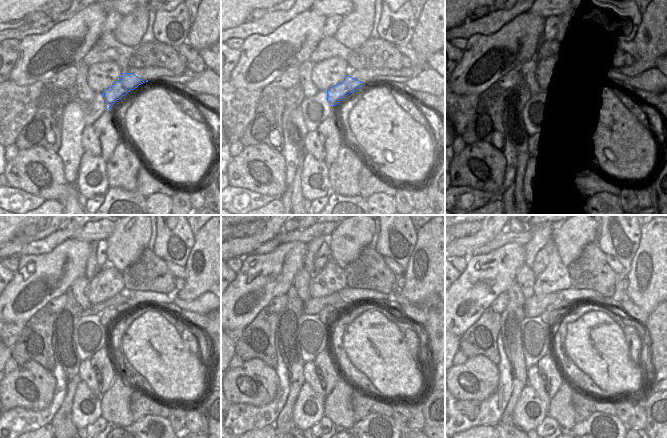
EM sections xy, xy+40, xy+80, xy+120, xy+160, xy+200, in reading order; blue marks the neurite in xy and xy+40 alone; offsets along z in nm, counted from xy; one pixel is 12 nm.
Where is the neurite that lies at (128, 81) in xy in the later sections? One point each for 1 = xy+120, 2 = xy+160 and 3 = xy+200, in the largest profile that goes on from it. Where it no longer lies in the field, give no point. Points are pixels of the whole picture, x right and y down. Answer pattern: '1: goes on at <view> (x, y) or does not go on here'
1: goes on at xy+120 (119, 304)
2: goes on at xy+160 (325, 314)
3: goes on at xy+200 (560, 303)

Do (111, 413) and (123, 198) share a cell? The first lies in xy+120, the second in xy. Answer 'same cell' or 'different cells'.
different cells

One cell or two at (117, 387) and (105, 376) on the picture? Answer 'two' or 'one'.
two

